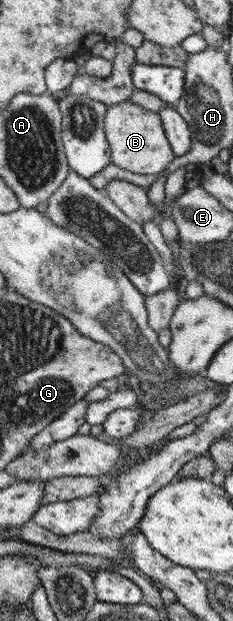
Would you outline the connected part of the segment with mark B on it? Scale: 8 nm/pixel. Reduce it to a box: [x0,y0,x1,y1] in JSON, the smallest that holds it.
[104,102,175,174]

